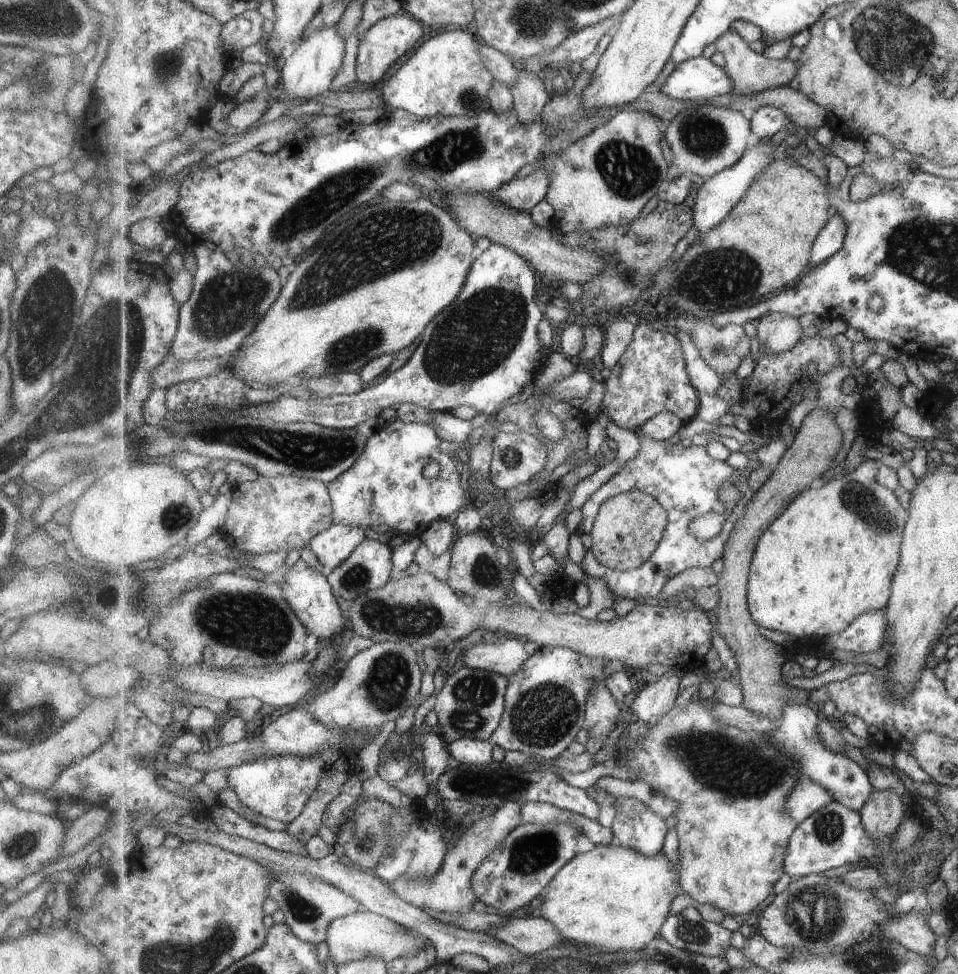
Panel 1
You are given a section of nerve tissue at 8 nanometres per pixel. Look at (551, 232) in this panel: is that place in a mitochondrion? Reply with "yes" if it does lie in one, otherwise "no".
no

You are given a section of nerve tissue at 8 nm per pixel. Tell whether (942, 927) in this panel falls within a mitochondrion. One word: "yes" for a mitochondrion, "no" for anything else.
no

